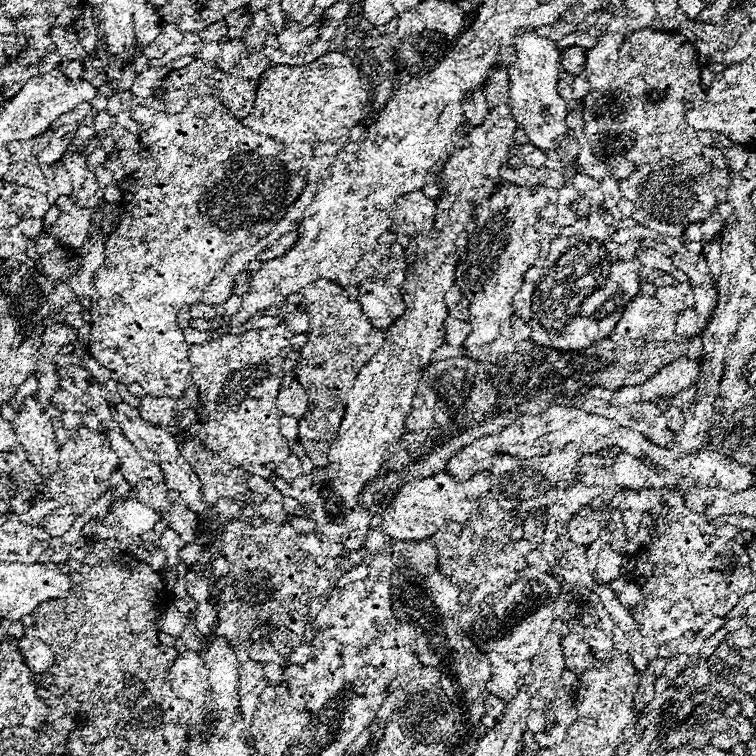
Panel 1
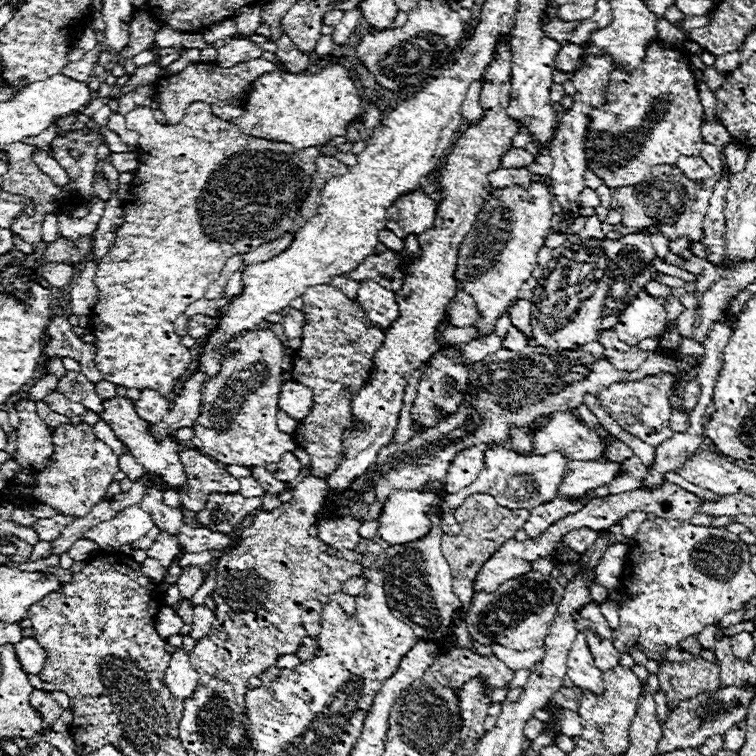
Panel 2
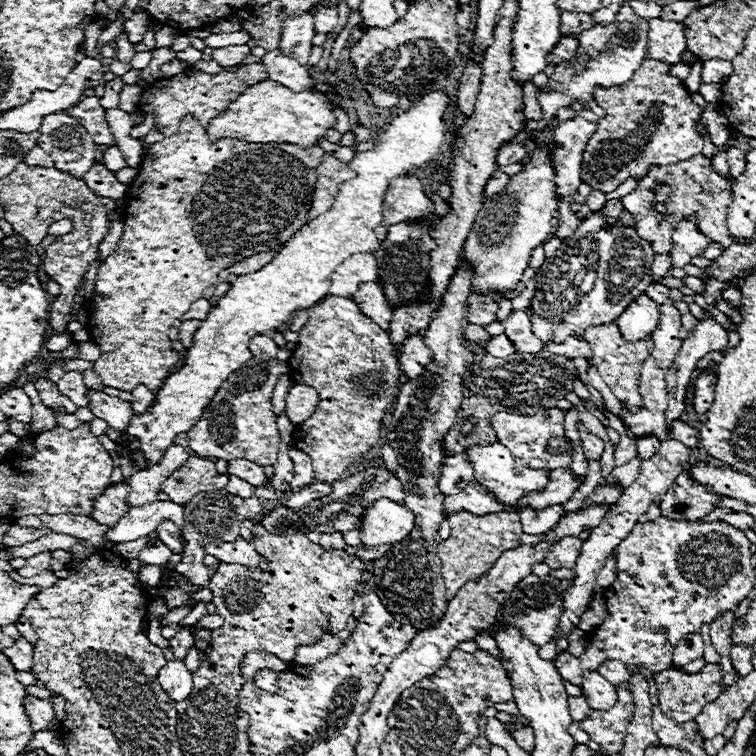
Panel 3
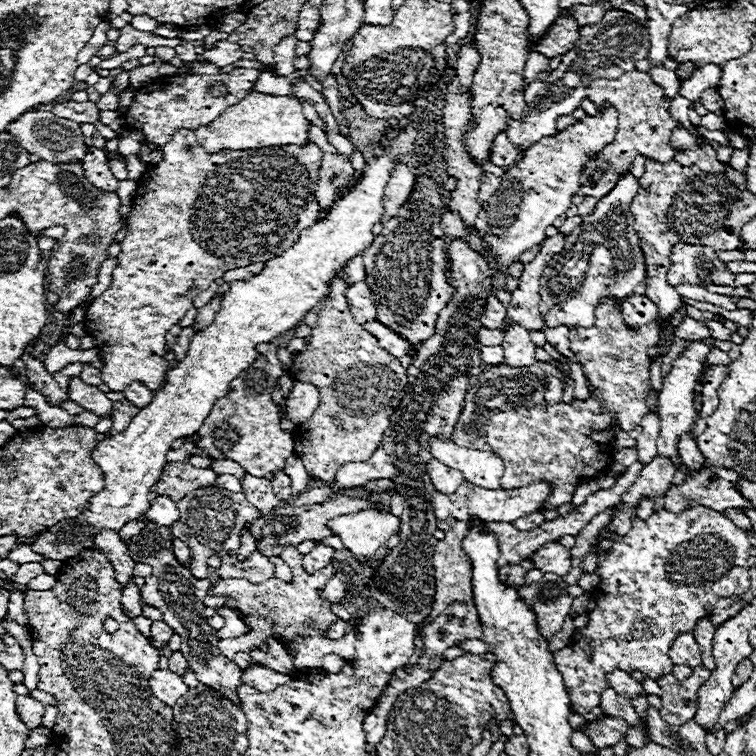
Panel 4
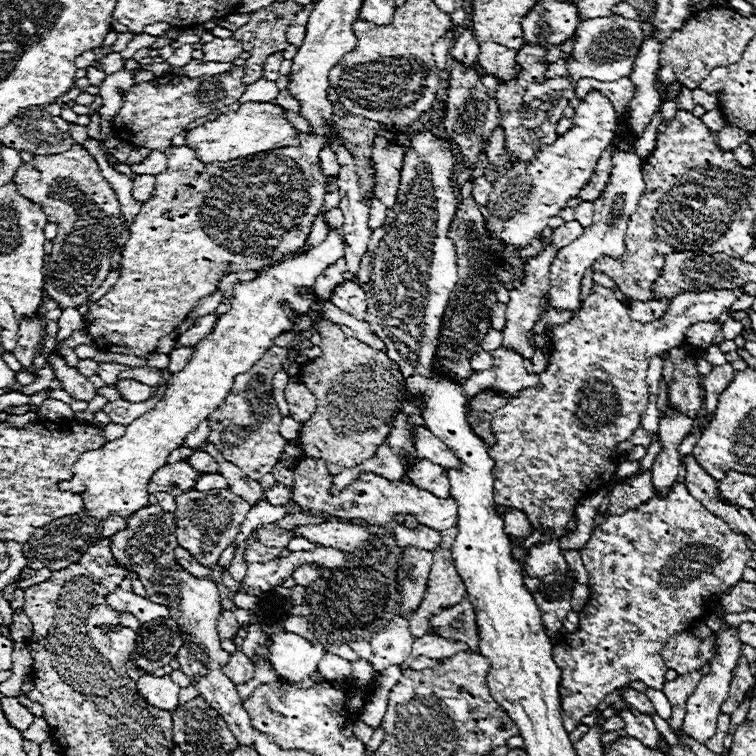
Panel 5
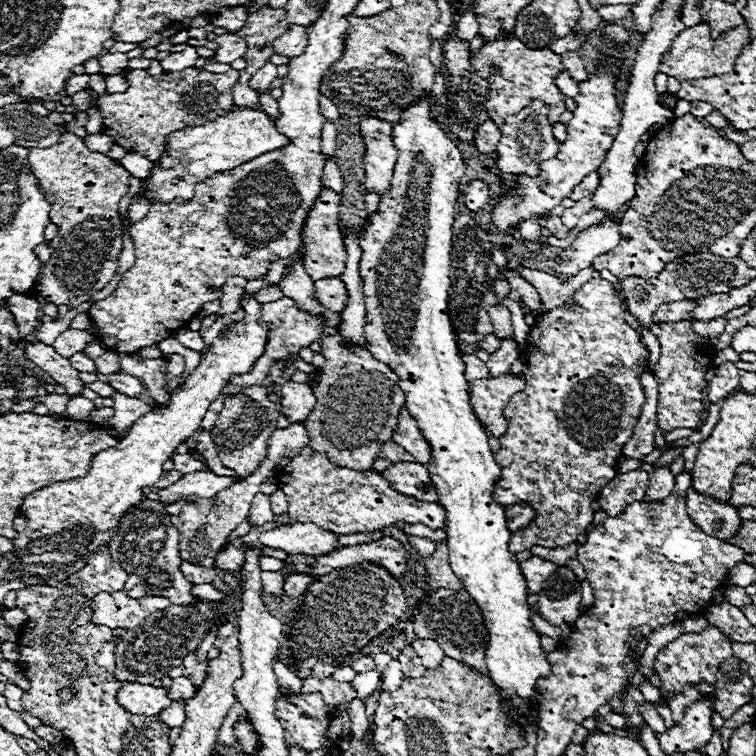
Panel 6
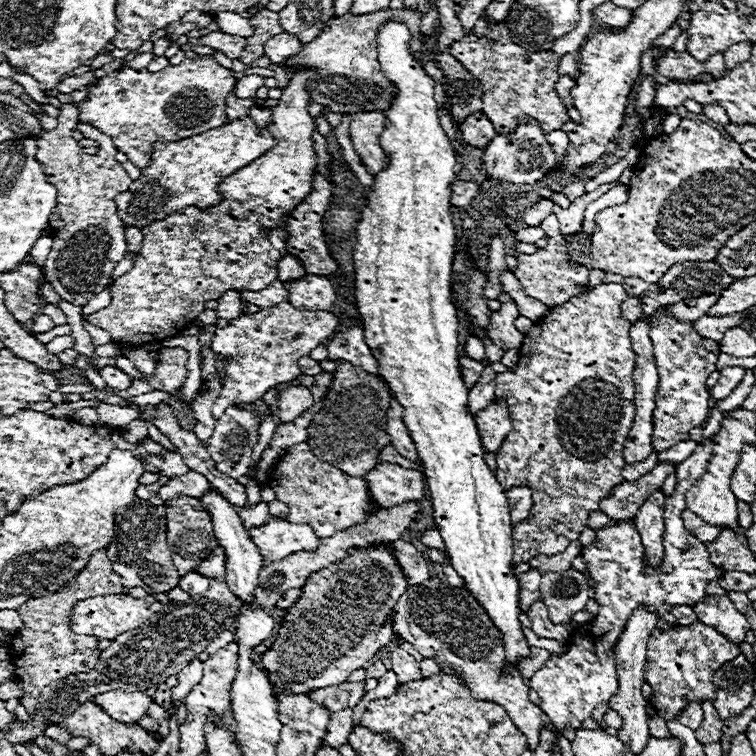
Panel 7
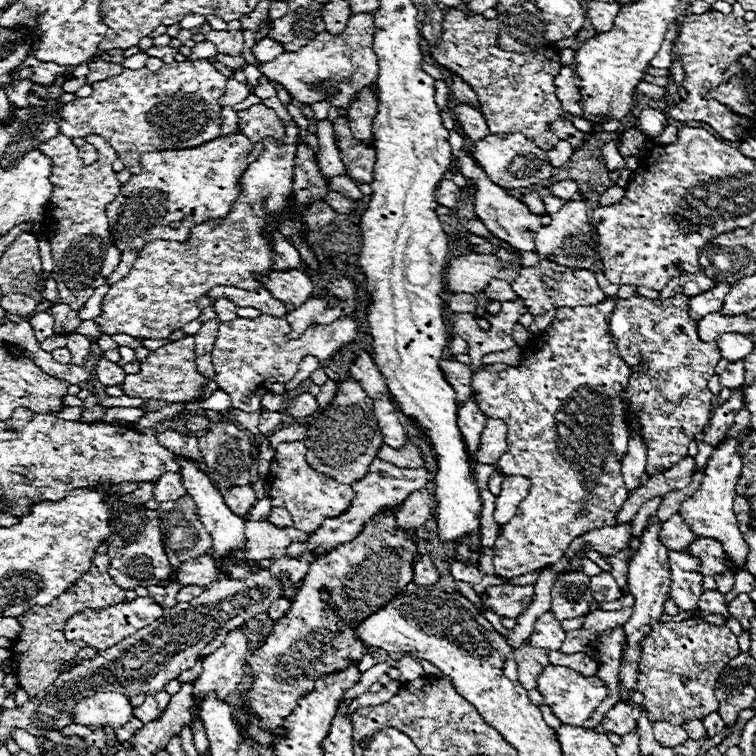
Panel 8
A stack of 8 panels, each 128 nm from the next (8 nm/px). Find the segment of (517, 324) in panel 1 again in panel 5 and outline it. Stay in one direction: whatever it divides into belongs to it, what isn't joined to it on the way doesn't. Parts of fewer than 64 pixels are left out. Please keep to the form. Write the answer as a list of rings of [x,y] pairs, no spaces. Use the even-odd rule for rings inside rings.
[[[480,352],[480,354],[476,354],[474,358],[472,358],[472,368],[476,370],[476,372],[480,372],[480,370],[486,370],[486,368],[490,368],[492,366],[492,354],[490,352]]]

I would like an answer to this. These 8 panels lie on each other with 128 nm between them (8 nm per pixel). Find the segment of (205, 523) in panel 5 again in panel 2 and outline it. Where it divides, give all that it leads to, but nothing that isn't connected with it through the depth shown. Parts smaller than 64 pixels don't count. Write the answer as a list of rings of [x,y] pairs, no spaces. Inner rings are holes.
[[[210,494],[204,510],[196,514],[196,520],[214,532],[230,534],[240,526],[246,514],[260,508],[260,498],[244,498],[242,494]],[[186,566],[186,568],[182,568],[180,580],[178,580],[180,596],[182,596],[182,598],[192,598],[194,592],[202,586],[204,576],[206,576],[206,574],[204,574],[198,566]]]

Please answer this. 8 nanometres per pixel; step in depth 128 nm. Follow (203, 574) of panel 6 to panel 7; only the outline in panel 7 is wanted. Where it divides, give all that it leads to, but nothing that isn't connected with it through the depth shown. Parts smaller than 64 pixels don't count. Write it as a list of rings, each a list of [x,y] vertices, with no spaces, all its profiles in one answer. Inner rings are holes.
[[[190,570],[188,574],[184,574],[180,578],[180,588],[186,590],[188,594],[192,594],[192,596],[202,594],[208,586],[210,586],[210,578],[206,578],[206,576],[202,576],[202,574],[194,572],[194,570]]]

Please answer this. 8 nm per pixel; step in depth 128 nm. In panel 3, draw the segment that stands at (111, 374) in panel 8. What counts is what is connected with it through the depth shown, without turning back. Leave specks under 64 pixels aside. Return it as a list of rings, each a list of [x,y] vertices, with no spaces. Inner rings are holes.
[[[138,386],[138,388],[134,388],[134,392],[132,392],[132,408],[134,408],[134,414],[142,414],[142,412],[146,412],[152,404],[154,404],[154,400],[156,400],[156,392],[150,392],[148,388],[142,388],[142,386]]]

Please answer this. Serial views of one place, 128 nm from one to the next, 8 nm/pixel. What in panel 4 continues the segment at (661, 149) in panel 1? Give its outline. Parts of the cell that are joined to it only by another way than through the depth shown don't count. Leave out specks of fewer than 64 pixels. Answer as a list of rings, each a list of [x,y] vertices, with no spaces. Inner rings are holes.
[[[634,68],[618,80],[592,80],[588,86],[588,98],[596,104],[598,110],[602,110],[606,104],[616,108],[618,130],[614,134],[614,142],[606,144],[594,158],[586,162],[596,164],[596,168],[590,170],[586,180],[582,182],[582,188],[578,192],[580,196],[606,196],[618,184],[622,174],[626,174],[632,168],[632,162],[638,156],[652,158],[660,164],[668,164],[674,160],[676,152],[670,146],[670,136],[674,128],[680,126],[680,122],[670,116],[670,100],[664,96],[664,88],[658,86],[648,72],[640,72]]]

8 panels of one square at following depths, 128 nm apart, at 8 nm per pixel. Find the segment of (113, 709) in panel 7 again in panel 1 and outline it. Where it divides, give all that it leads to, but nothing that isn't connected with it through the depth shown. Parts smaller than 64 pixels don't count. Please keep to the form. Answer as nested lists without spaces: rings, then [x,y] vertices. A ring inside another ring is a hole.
[[[184,650],[178,652],[174,664],[170,666],[168,680],[178,698],[192,700],[200,686],[208,682],[208,668],[196,650]]]

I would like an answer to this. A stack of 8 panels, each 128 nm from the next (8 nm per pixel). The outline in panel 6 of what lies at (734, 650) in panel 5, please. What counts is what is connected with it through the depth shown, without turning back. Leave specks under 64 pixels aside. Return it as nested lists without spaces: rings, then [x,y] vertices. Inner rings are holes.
[[[700,696],[686,712],[684,720],[678,722],[674,728],[666,730],[658,736],[662,750],[666,754],[672,752],[688,752],[706,746],[714,734],[712,728],[712,712],[714,712],[716,698]]]

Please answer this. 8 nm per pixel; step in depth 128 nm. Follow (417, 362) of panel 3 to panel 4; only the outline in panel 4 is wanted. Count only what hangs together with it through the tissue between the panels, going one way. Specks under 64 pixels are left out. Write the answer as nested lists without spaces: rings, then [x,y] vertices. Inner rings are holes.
[[[380,322],[364,324],[364,328],[370,334],[378,336],[378,342],[382,344],[382,348],[386,348],[392,356],[396,356],[396,358],[404,358],[406,356],[406,360],[400,360],[402,366],[410,366],[412,364],[412,354],[408,354],[408,348],[412,348],[412,344],[406,338],[402,338],[400,334],[396,334],[394,330],[390,330],[388,326],[384,326]]]

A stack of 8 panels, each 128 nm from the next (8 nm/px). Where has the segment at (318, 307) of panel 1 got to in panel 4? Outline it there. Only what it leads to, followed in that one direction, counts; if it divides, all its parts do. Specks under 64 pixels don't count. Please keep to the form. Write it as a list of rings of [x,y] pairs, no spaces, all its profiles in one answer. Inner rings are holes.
[[[338,274],[330,284],[330,300],[320,310],[316,326],[312,328],[312,334],[306,340],[308,346],[304,352],[294,354],[292,370],[290,370],[290,374],[302,374],[302,376],[292,376],[294,380],[300,382],[306,380],[320,390],[320,406],[316,408],[314,416],[306,424],[296,426],[292,430],[292,436],[294,436],[294,452],[304,462],[308,476],[326,484],[330,484],[336,478],[340,466],[344,466],[346,462],[368,460],[370,454],[380,446],[384,430],[390,424],[390,416],[394,414],[394,408],[398,408],[402,400],[402,392],[406,390],[408,384],[406,368],[392,354],[388,354],[368,330],[364,330],[360,324],[354,322],[350,314],[350,306],[344,296],[346,288],[348,284],[344,282],[342,274]]]

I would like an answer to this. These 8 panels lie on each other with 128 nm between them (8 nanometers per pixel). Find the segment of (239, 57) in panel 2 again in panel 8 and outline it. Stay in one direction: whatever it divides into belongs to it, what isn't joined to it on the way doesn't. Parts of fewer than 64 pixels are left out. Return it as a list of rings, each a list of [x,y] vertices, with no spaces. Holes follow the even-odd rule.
[[[210,30],[206,34],[206,40],[216,44],[220,54],[228,54],[228,56],[240,56],[242,54],[242,46],[244,46],[244,38],[242,38],[242,30]]]

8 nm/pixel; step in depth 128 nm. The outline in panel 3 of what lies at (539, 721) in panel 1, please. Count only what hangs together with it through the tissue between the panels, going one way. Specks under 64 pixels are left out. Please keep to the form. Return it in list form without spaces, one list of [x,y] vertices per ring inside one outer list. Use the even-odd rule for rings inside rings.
[[[522,726],[518,728],[514,734],[514,740],[520,748],[524,748],[526,752],[532,752],[534,750],[534,742],[536,742],[536,736],[534,736],[534,730],[530,726]]]

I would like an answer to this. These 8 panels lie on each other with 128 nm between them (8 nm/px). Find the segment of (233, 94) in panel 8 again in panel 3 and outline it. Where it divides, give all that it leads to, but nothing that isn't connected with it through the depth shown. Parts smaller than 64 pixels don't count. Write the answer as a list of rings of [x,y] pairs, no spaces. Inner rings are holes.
[[[312,8],[302,14],[292,14],[282,26],[280,48],[288,56],[294,56],[302,66],[308,64],[314,38],[314,14]]]

